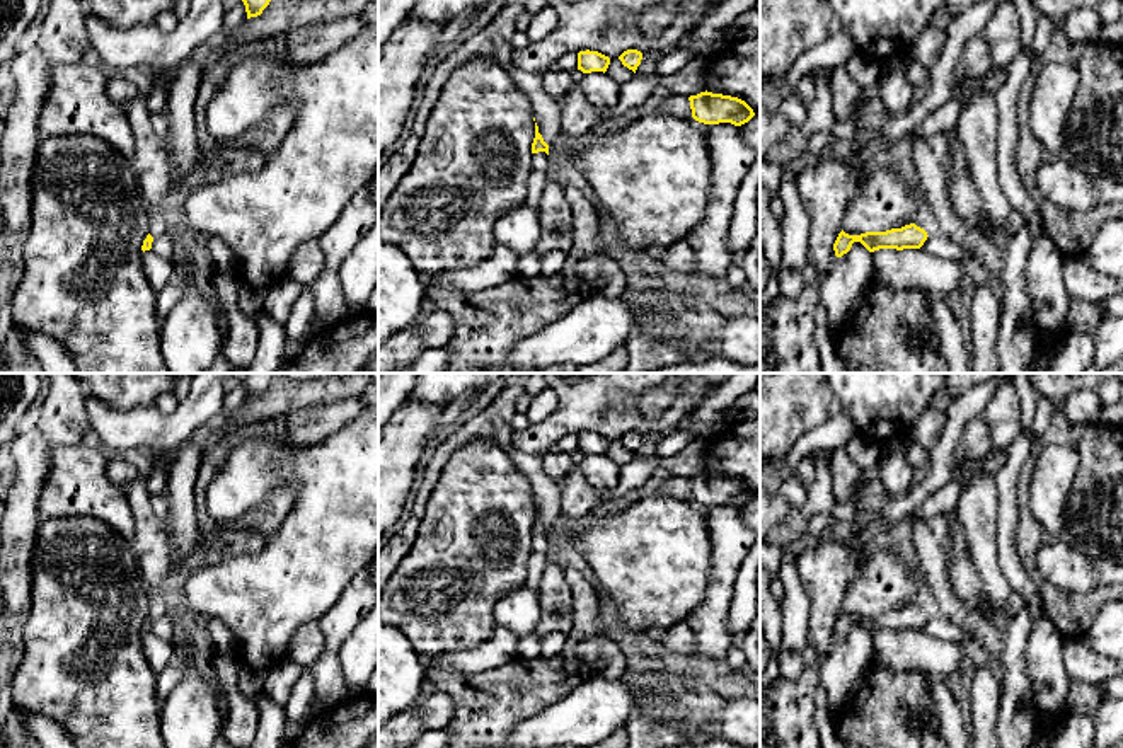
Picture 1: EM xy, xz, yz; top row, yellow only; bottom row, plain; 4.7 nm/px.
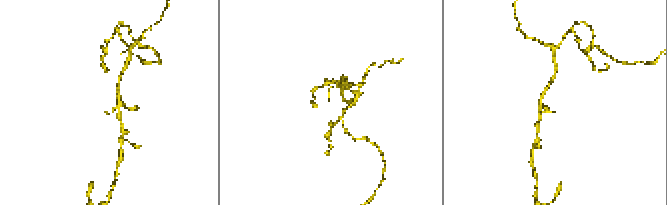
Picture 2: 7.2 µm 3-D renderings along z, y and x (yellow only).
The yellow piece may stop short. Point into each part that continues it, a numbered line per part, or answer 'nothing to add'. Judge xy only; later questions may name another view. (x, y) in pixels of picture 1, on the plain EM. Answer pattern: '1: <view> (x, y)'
nothing to add

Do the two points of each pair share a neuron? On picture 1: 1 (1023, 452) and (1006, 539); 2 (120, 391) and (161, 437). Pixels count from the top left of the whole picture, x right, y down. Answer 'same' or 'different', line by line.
1: same
2: different

